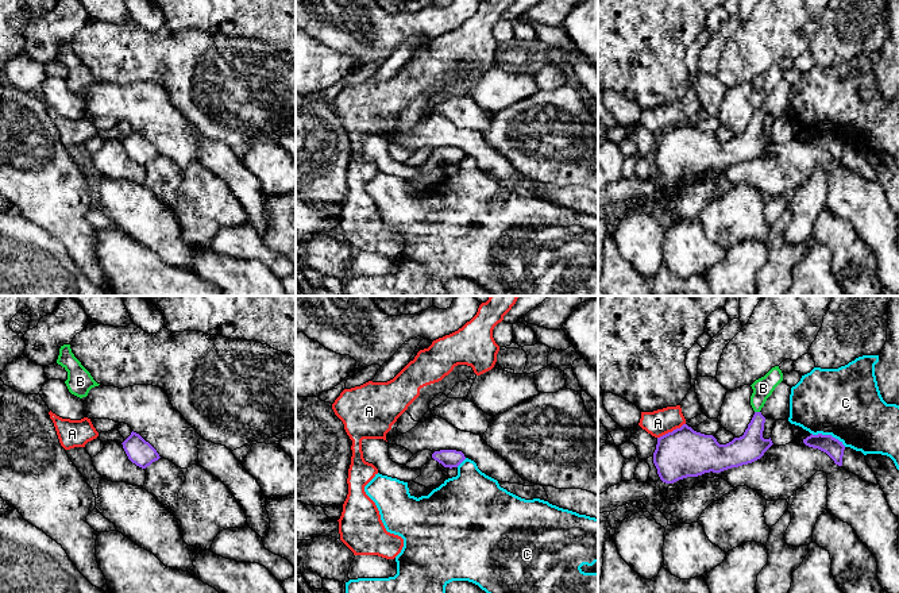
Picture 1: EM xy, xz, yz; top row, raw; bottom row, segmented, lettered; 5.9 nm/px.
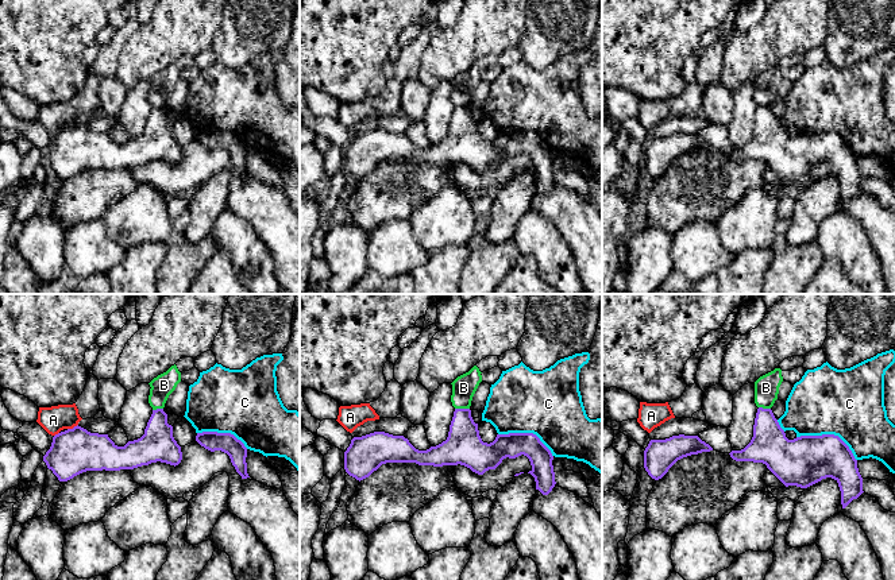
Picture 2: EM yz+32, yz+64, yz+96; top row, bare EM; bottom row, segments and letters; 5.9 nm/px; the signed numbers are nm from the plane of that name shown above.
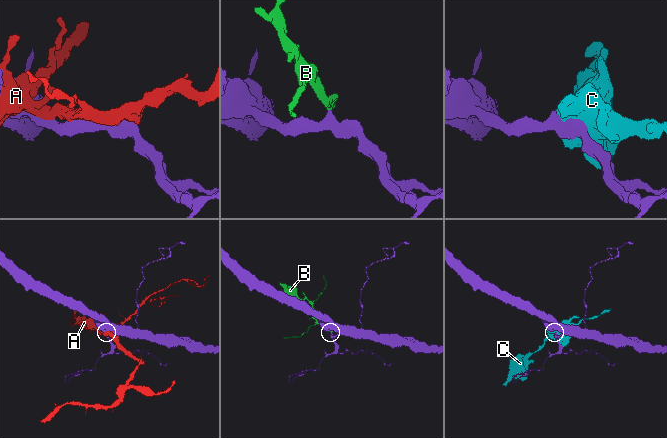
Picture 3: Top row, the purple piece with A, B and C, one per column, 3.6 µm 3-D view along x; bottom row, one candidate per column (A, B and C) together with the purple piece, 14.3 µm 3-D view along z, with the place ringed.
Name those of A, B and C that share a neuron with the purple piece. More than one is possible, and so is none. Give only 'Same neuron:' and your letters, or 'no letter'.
Same neuron: no letter

